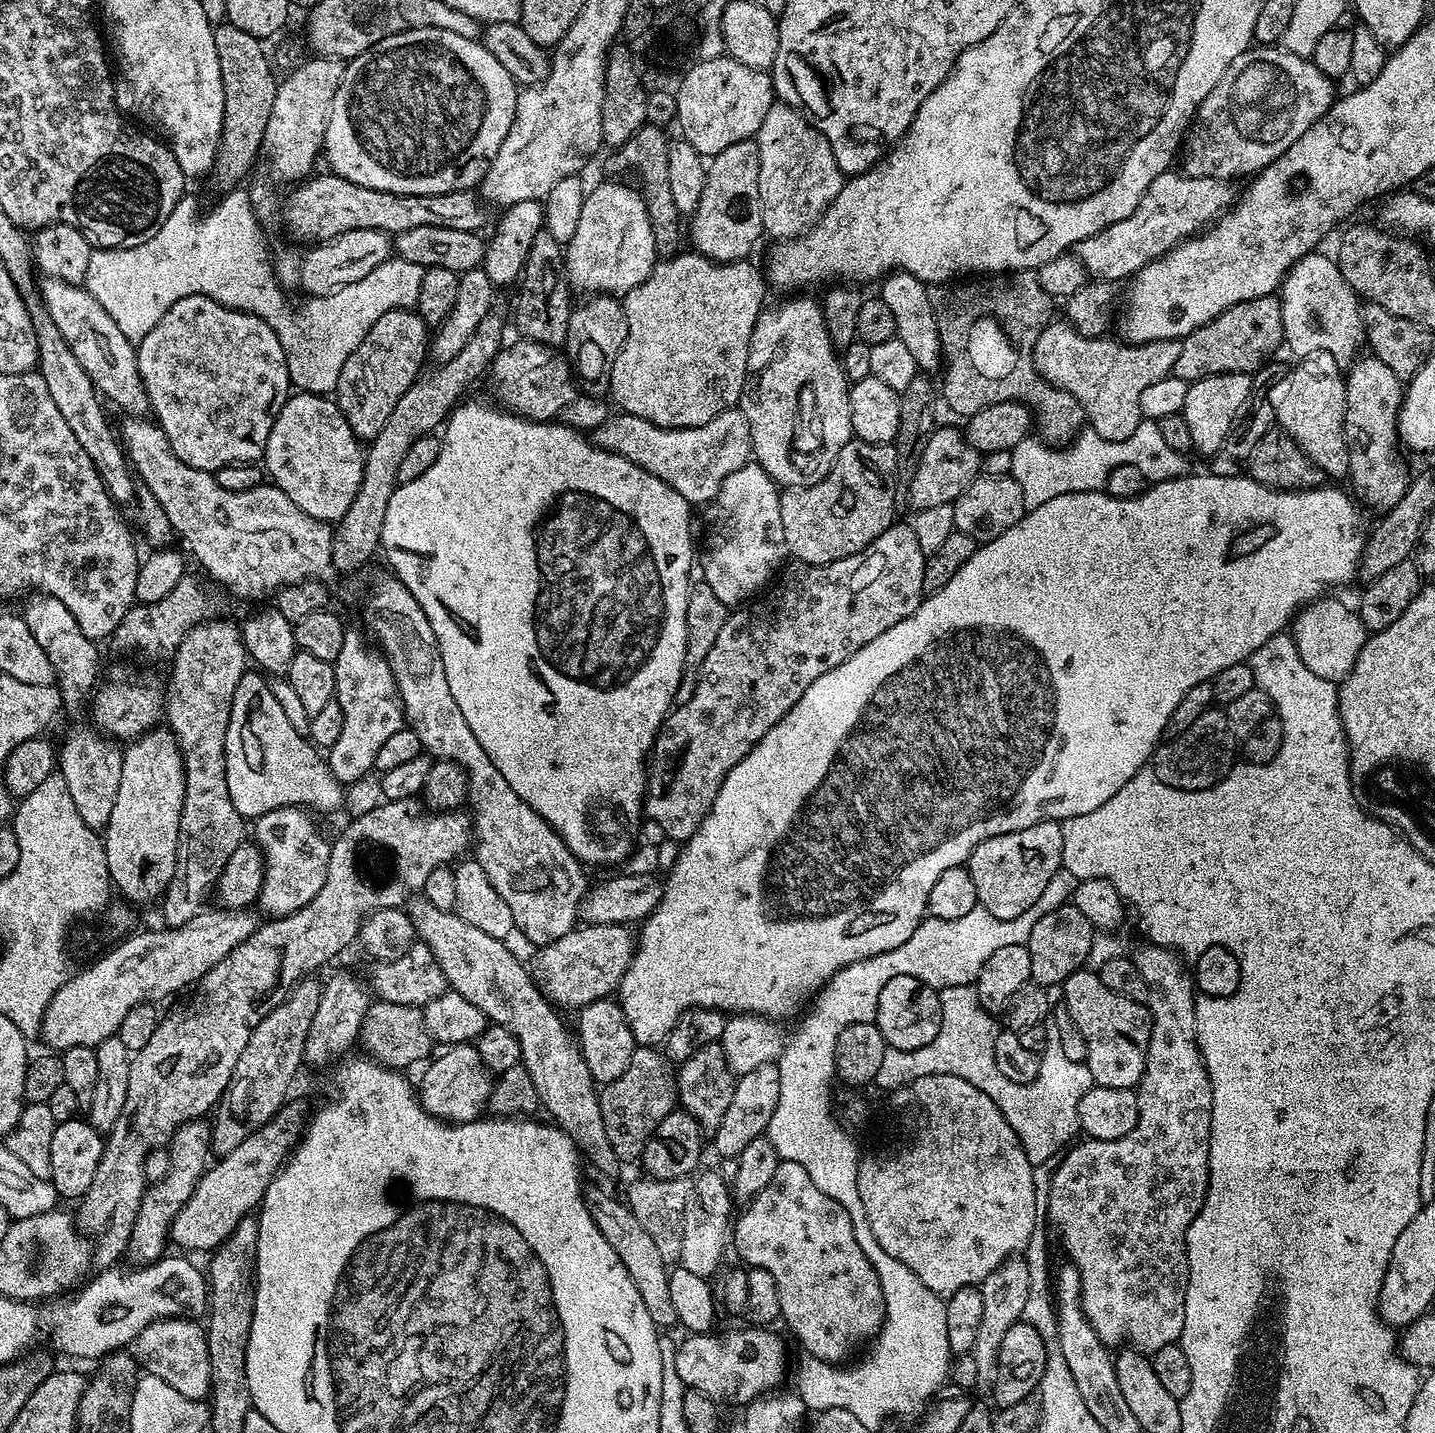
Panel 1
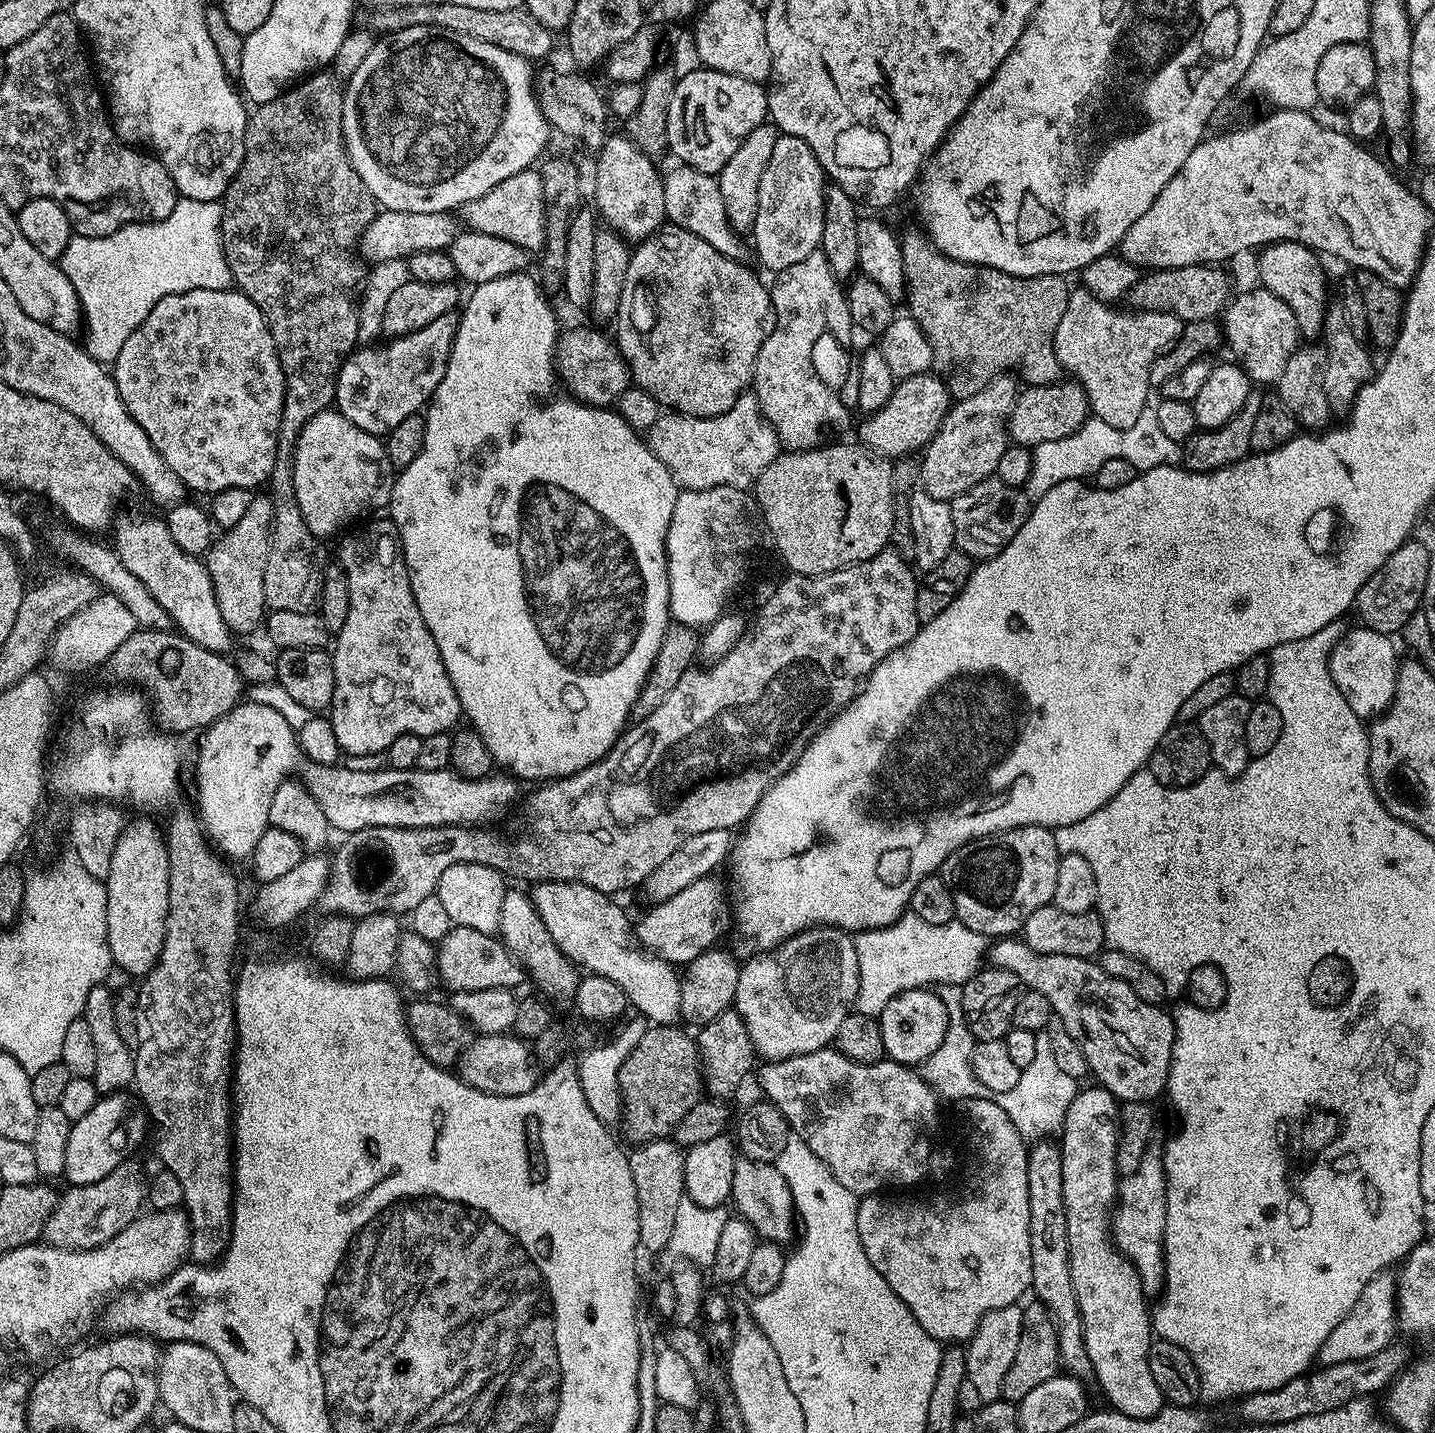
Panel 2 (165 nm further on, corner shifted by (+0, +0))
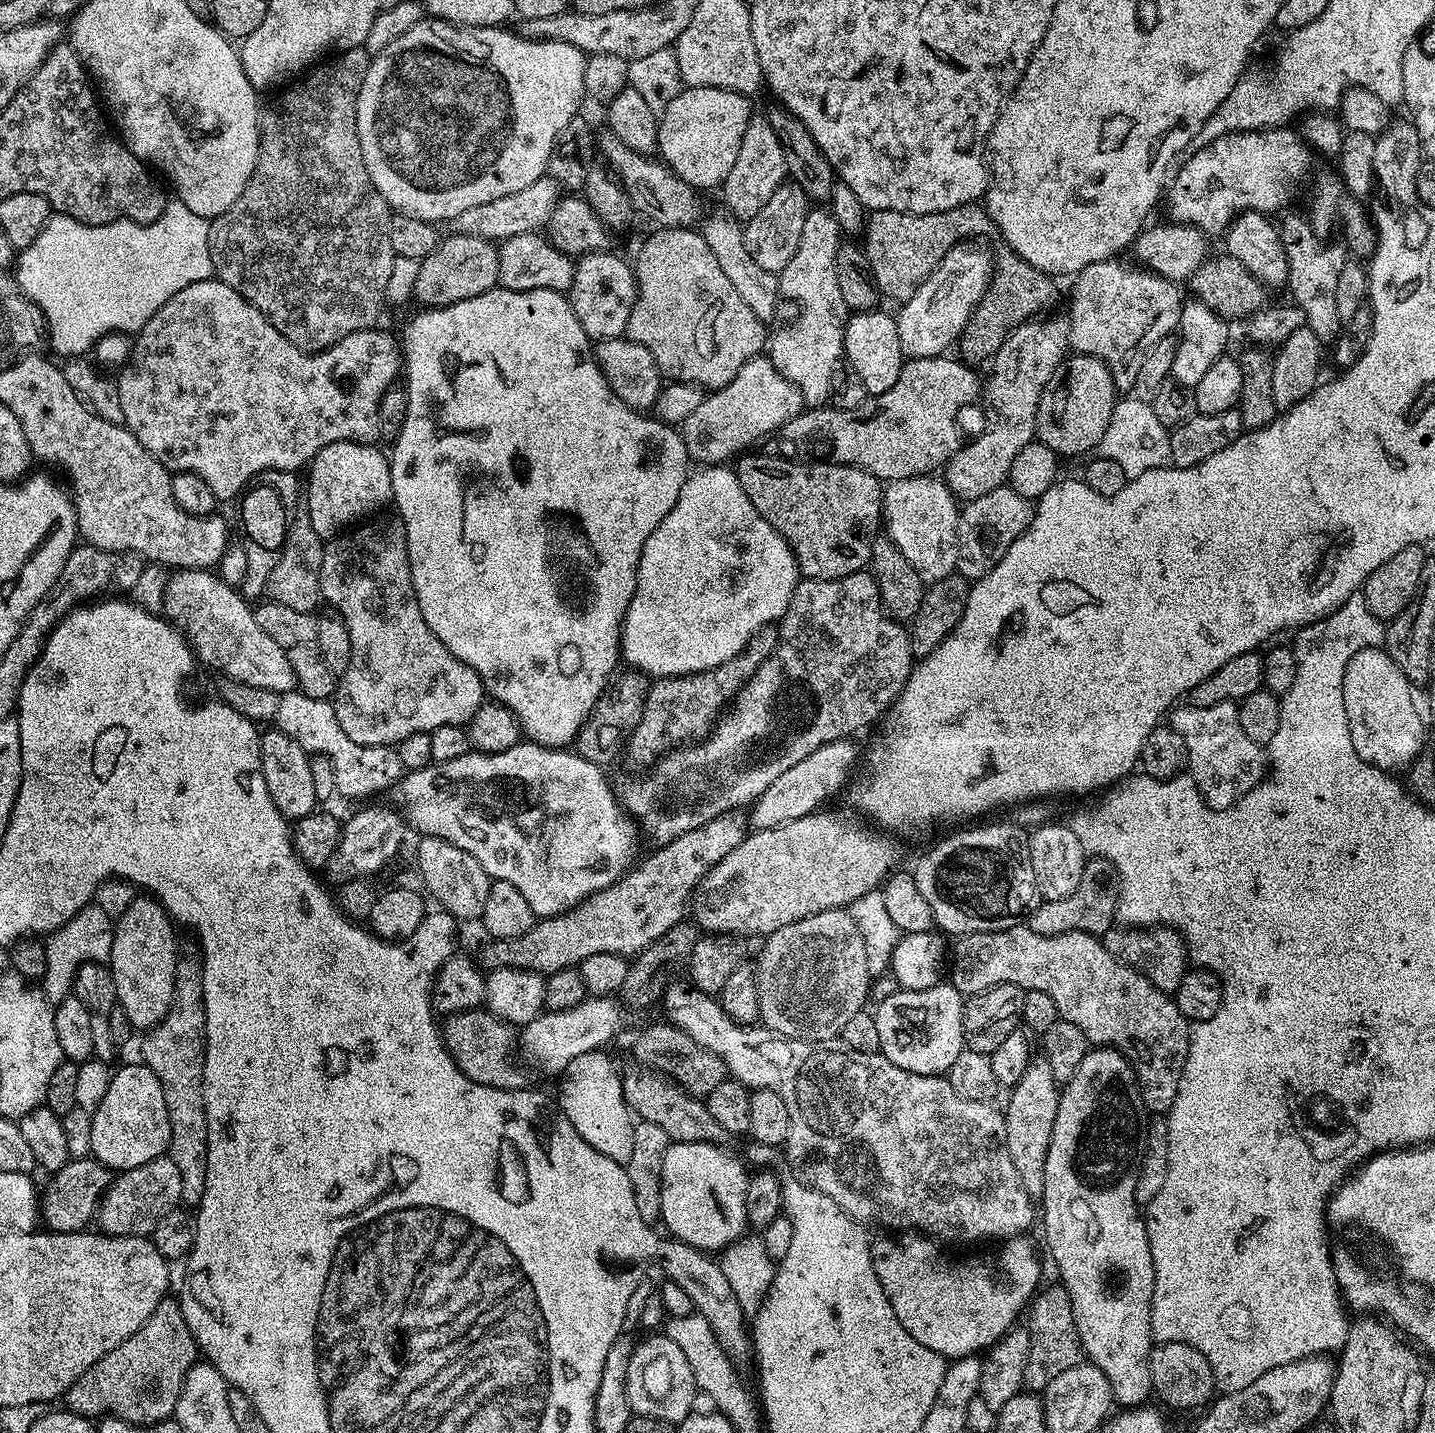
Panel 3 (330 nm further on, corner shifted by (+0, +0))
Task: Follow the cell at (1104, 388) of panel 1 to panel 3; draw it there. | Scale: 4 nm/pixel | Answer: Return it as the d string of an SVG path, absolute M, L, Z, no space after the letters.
M1113 258L1094 262L1094 266L1086 266L1086 270L1076 273L1071 284L1072 312L1067 313L1070 322L1068 343L1071 351L1081 356L1098 358L1111 374L1117 389L1124 394L1131 393L1138 378L1138 370L1142 366L1142 358L1146 358L1154 342L1177 331L1182 307L1182 295L1176 289L1179 288L1177 281L1167 280L1135 262L1127 264L1124 258Z

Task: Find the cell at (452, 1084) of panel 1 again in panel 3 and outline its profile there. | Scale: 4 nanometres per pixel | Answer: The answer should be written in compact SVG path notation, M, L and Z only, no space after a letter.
M589 995L581 1004L578 1006L574 1006L570 1010L558 1010L557 1012L543 1011L541 1012L538 1018L534 1018L534 1022L530 1022L529 1024L523 1025L519 1029L518 1032L518 1052L521 1057L527 1062L529 1067L534 1068L536 1066L537 1070L540 1072L556 1072L556 1074L563 1073L564 1069L567 1068L568 1064L571 1060L575 1058L578 1054L586 1054L587 1052L595 1052L597 1050L603 1049L604 1044L608 1044L612 1039L615 1038L616 1035L619 1034L620 1031L624 1028L624 1012L626 1013L626 1008L623 1003L619 999L613 998L612 996L593 996Z

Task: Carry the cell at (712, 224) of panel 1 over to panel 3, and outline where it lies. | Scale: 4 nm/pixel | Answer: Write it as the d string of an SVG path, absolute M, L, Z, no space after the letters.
M760 114L753 115L752 121L746 126L746 134L742 134L742 146L738 146L738 158L734 162L734 170L730 170L722 185L724 200L729 208L727 211L735 219L747 222L750 218L754 218L754 214L758 214L758 210L762 210L762 206L766 206L770 194L774 194L774 190L780 188L785 180L786 162L782 158L782 142L774 135L774 130L767 118Z

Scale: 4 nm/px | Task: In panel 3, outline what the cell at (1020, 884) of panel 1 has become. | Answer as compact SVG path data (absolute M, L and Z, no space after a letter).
M1015 822L984 824L981 828L968 828L938 841L917 862L914 875L918 890L926 897L926 902L930 902L930 910L936 919L935 927L952 938L1007 928L1015 921L1012 920L1015 916L1027 917L1042 900L1034 878L1034 866L1030 862L1025 829Z

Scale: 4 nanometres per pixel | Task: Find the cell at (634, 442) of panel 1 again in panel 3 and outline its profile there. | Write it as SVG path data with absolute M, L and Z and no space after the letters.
M761 354L750 358L734 374L734 378L726 386L709 391L704 397L702 406L698 406L689 417L682 423L682 435L684 445L689 457L693 461L697 460L700 466L720 466L741 454L747 453L751 444L759 442L763 436L768 436L771 432L779 433L790 418L797 416L805 407L802 394L778 370L768 361L767 355Z

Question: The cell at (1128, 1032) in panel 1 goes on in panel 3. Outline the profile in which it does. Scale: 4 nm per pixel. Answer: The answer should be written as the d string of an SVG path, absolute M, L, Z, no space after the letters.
M1009 926L997 932L979 932L978 934L959 937L959 939L955 941L956 949L953 947L950 952L950 974L952 970L950 983L952 987L957 988L960 995L965 998L978 994L979 992L990 990L994 986L1002 986L1003 984L1013 984L1029 992L1042 990L1042 994L1047 994L1049 998L1054 1001L1054 1006L1058 1006L1060 1019L1066 1022L1074 1022L1074 1026L1078 1026L1078 1030L1082 1030L1082 1034L1086 1034L1089 1045L1115 1048L1117 1052L1121 1052L1121 1054L1128 1059L1128 1063L1132 1065L1132 1069L1136 1075L1136 1085L1140 1087L1140 1097L1142 1098L1145 1109L1147 1109L1149 1113L1167 1114L1174 1106L1174 1098L1178 1094L1178 1082L1182 1078L1182 1070L1184 1069L1184 1063L1188 1057L1188 1034L1190 1031L1190 1021L1180 1013L1175 999L1173 999L1169 993L1154 987L1146 977L1142 974L1138 974L1138 970L1134 970L1130 966L1118 962L1118 960L1106 950L1104 941L1099 936L1091 936L1085 932L1067 932L1066 934L1058 934L1057 936L1043 936L1042 934L1034 934L1034 930L1030 930L1027 926L1016 927L1017 926Z

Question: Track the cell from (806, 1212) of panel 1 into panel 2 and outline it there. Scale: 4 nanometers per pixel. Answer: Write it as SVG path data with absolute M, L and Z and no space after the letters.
M741 1155L734 1162L734 1178L732 1179L731 1203L736 1203L735 1211L746 1222L750 1222L750 1226L755 1230L760 1240L770 1240L781 1246L787 1245L787 1240L791 1241L794 1236L794 1229L798 1224L796 1207L792 1201L790 1194L790 1186L786 1186L786 1182L782 1178L782 1174L776 1169L775 1163L767 1164L766 1162L758 1162Z

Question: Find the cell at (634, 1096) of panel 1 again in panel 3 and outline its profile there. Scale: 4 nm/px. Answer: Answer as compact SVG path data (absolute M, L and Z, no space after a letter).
M671 1022L664 1024L652 1024L649 1028L644 1028L640 1032L640 1037L636 1040L636 1045L632 1050L640 1060L641 1065L655 1068L657 1072L663 1072L672 1077L680 1087L685 1088L691 1096L707 1098L710 1090L718 1086L726 1078L726 1069L722 1058L710 1054L690 1034L686 1034L681 1028L676 1027Z

